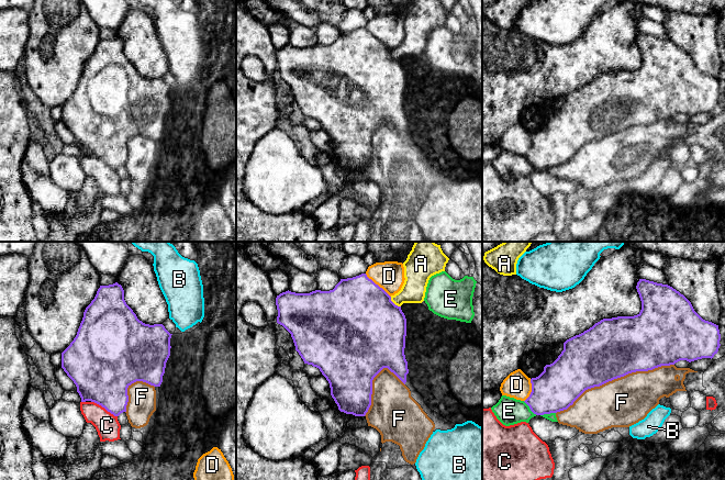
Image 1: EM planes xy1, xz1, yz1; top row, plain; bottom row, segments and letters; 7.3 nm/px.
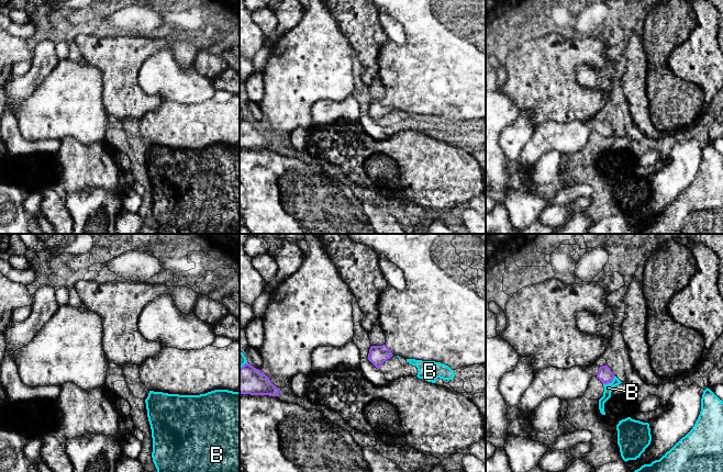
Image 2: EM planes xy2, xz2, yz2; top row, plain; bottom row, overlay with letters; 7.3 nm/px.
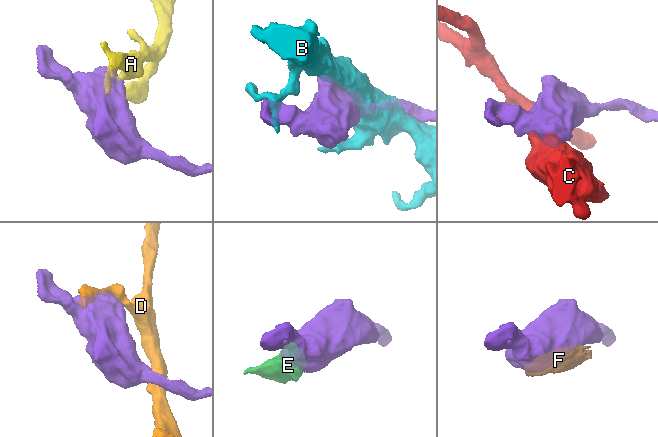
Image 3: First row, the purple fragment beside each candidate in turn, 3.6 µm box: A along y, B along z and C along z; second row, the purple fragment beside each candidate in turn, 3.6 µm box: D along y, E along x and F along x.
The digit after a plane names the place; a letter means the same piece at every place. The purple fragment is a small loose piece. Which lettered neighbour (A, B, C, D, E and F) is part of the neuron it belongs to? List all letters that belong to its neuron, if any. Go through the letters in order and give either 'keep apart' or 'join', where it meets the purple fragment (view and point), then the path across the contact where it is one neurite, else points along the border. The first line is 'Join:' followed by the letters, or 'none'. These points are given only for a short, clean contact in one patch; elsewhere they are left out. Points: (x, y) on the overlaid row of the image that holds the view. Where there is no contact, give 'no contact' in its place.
Join: none
A: keep apart; meets purple in xz1 at (393, 303); border along xz1 (390, 297), (400, 307)
B: keep apart; meets purple in yz2 at (610, 382)
C: keep apart; meets purple in xy1 at (104, 408)
D: keep apart; meets purple in xz1 at (377, 285); border along xz1 (365, 274), (390, 297)
E: keep apart; meets purple in yz1 at (530, 408); border along yz1 (523, 401), (536, 414)
F: keep apart; meets purple in yz1 at (614, 378)

